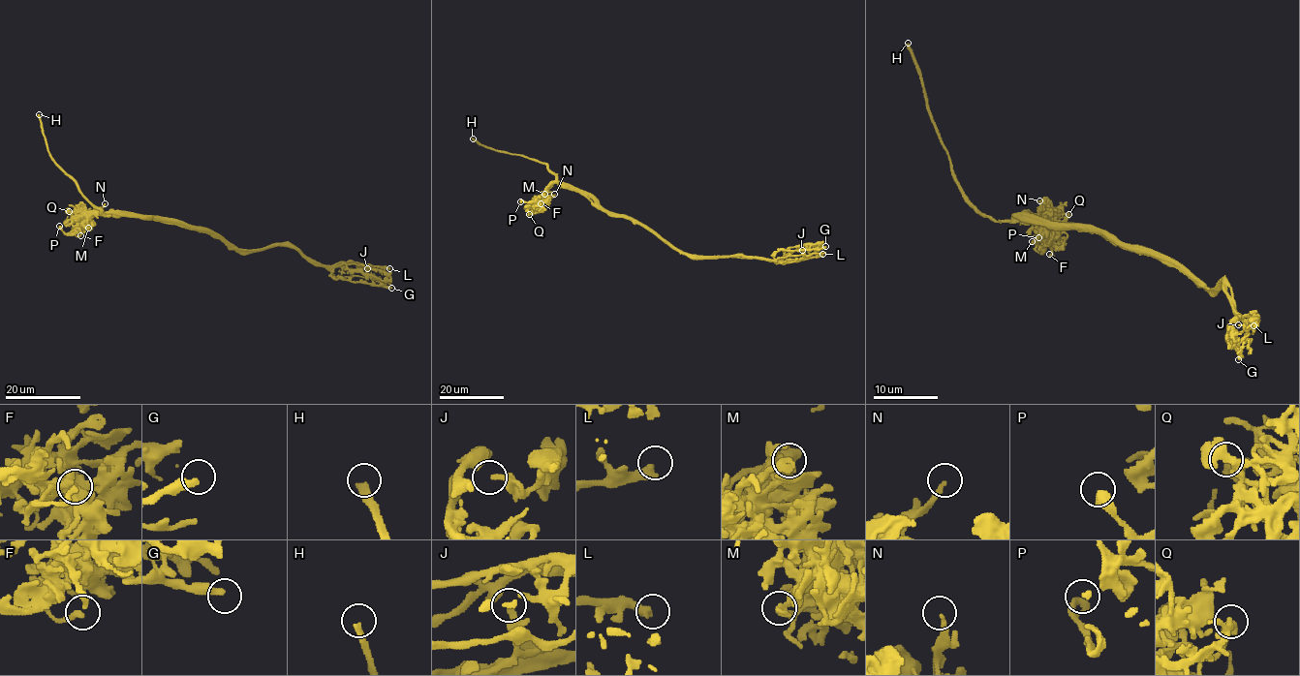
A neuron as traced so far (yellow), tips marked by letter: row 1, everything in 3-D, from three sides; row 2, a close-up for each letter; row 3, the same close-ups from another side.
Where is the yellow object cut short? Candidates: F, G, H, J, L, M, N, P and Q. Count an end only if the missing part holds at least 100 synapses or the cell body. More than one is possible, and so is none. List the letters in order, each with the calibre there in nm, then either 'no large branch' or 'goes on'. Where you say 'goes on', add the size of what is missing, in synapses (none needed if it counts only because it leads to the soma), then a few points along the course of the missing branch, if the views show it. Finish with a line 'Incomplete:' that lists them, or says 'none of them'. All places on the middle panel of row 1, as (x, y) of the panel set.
F: 240 nm | no large branch
G: 360 nm | no large branch
H: 320 nm | goes on | (473, 138), (452, 115), (452, 105), (463, 95)
J: 240 nm | no large branch
L: 400 nm | no large branch
M: 300 nm | no large branch
N: 200 nm | no large branch
P: 360 nm | no large branch
Q: 170 nm | no large branch
Incomplete: H

